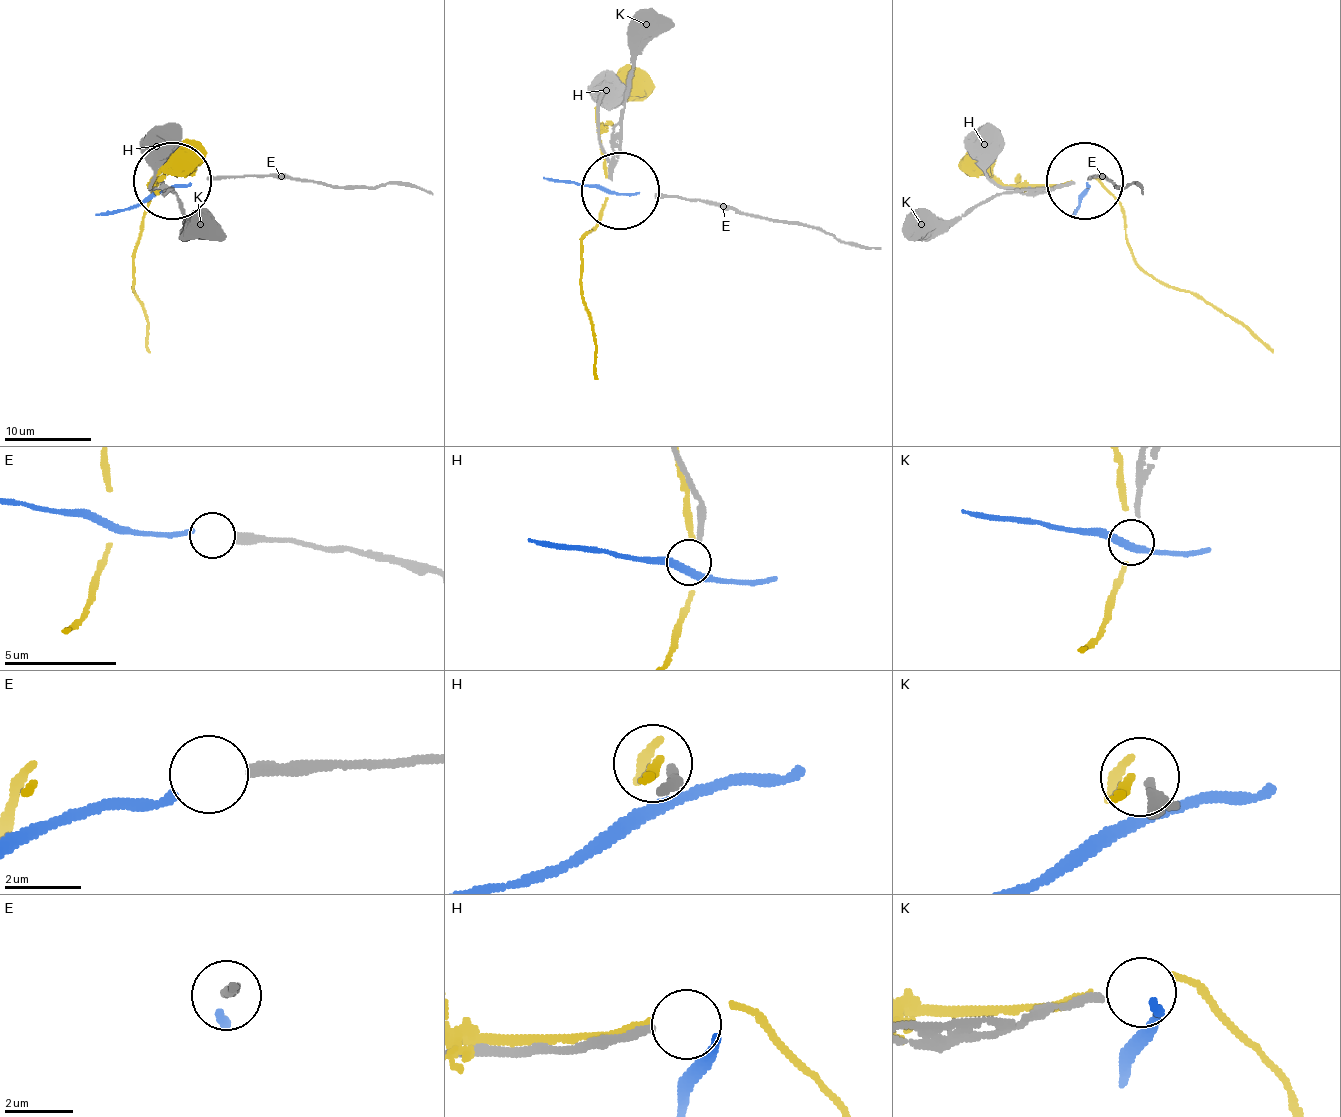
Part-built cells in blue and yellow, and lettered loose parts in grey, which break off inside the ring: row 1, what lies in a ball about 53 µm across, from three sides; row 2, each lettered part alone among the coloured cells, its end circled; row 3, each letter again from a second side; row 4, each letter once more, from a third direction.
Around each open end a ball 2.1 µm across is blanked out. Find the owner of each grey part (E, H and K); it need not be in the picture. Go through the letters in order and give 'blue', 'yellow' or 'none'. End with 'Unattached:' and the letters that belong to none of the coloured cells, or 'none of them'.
E: blue
H: none
K: none
Unattached: H, K

